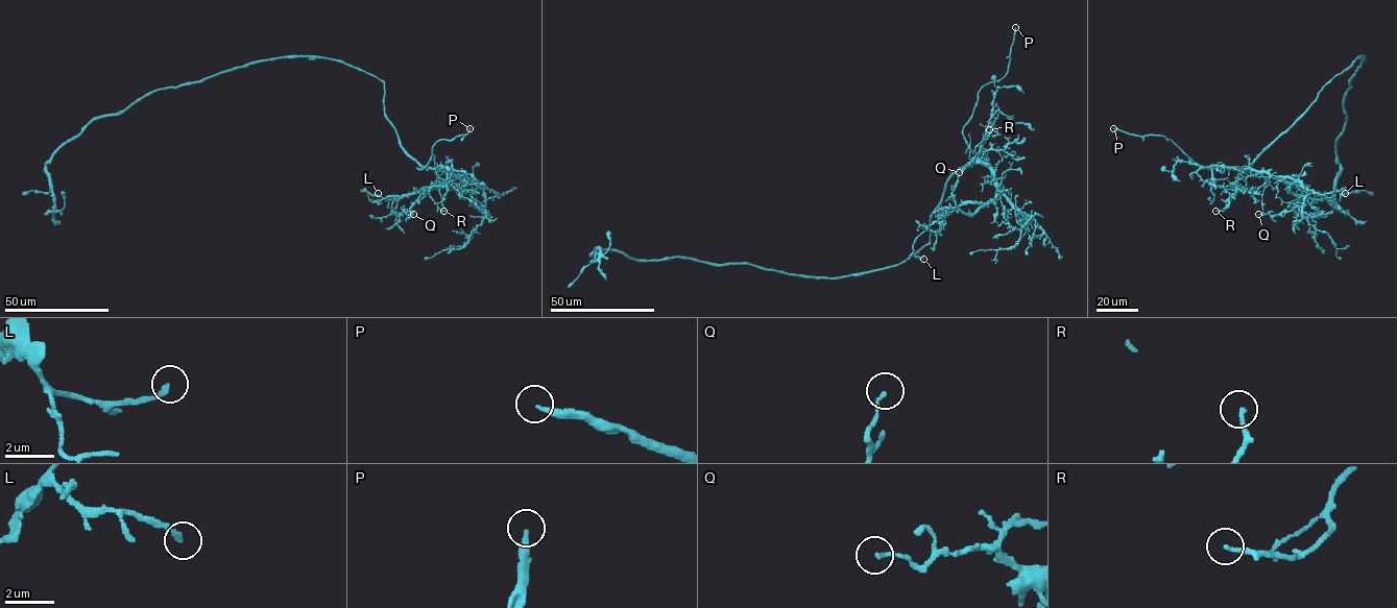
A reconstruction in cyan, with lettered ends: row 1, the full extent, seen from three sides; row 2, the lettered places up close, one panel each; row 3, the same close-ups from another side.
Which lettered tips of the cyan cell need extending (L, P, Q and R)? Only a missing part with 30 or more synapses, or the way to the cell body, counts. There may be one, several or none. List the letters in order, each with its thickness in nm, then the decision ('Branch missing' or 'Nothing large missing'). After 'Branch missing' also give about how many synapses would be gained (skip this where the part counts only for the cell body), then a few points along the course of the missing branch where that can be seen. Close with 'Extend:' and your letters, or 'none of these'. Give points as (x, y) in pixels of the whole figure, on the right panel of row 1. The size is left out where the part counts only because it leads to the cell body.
L: Thickness 180 nm. Nothing large missing
P: Thickness 260 nm. Branch missing. Course of what is missing: (1113, 128), (1094, 126)
Q: Thickness 130 nm. Nothing large missing
R: Thickness 160 nm. Nothing large missing
Extend: P

